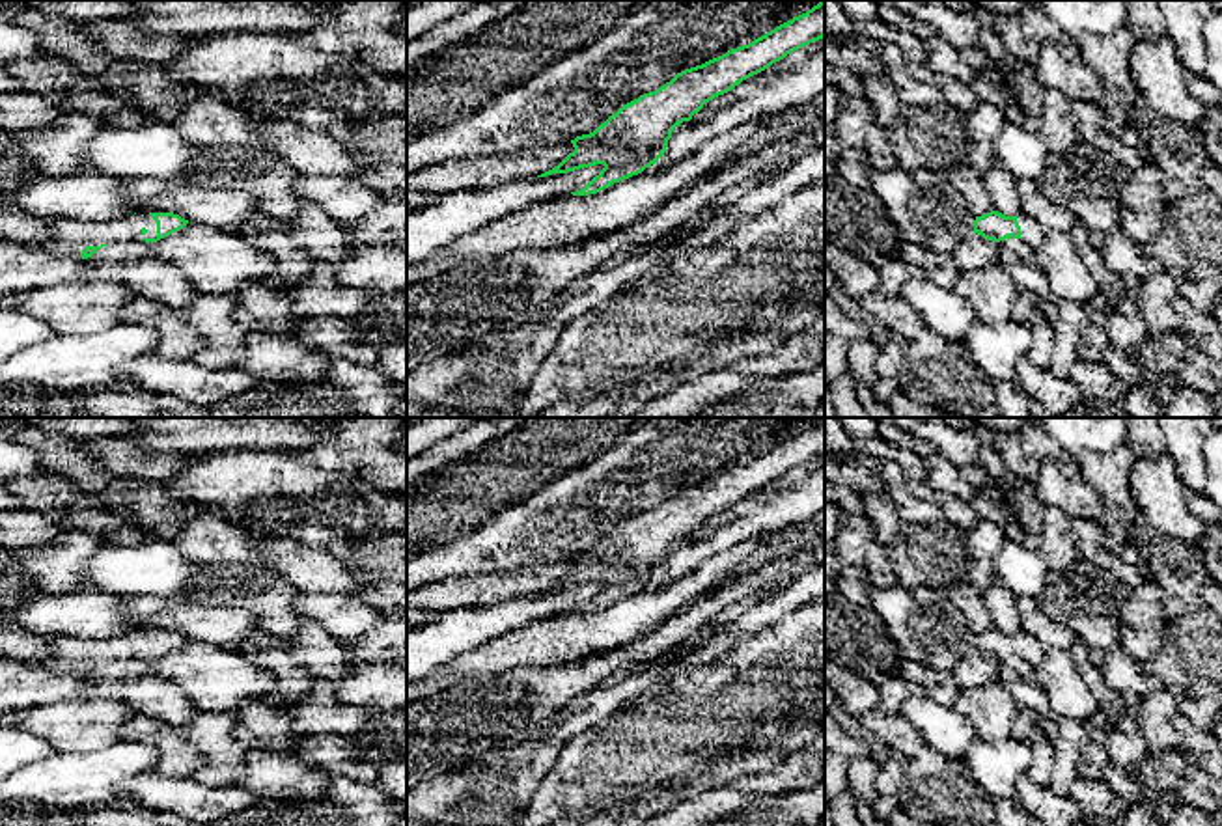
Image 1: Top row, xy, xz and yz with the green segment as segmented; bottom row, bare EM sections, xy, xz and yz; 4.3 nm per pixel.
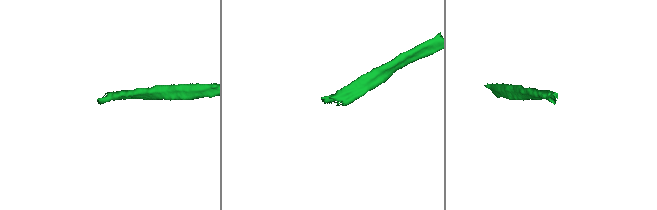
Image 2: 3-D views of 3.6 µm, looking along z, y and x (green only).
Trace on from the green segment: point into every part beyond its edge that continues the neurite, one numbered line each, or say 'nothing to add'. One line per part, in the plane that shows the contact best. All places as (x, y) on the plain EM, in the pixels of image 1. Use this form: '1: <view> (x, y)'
1: xy (68, 655)

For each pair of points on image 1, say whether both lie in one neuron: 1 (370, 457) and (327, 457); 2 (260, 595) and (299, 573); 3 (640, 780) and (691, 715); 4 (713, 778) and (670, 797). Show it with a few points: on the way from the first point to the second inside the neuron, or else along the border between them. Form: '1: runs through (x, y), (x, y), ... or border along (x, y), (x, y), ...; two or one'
1: runs through (359, 457), (338, 457); one
2: border along (258, 562), (278, 571), (301, 593); two
3: runs through (657, 763), (672, 748), (674, 731); one
4: runs through (702, 784), (681, 789); one

